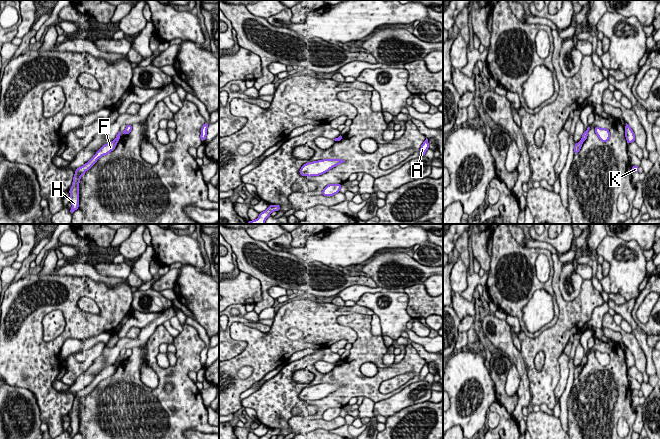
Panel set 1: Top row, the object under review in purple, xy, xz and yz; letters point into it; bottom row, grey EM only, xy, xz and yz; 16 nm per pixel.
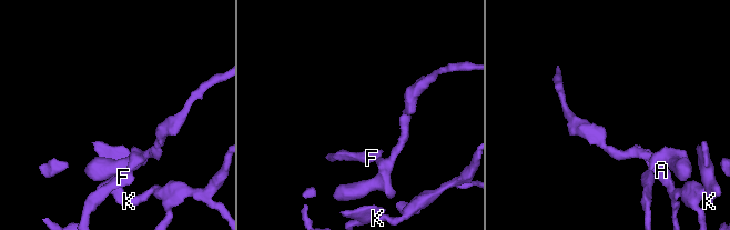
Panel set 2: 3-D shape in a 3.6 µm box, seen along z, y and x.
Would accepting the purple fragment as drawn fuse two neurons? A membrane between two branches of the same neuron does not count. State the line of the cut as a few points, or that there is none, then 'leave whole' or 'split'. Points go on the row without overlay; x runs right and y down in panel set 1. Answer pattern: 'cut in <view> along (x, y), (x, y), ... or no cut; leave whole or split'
cut in xz along (341, 360), (337, 364); split

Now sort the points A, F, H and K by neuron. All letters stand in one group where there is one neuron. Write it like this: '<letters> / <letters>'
A K / F H

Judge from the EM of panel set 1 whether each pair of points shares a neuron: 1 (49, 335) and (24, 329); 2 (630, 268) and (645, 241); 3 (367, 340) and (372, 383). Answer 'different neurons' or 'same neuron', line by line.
1: different neurons
2: different neurons
3: same neuron

